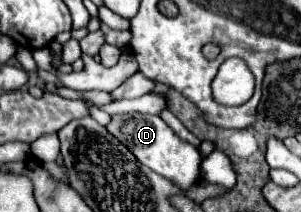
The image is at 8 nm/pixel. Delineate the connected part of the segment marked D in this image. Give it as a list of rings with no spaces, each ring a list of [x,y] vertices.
[[[124,113],[112,115],[110,123],[106,125],[108,133],[112,133],[120,143],[124,143],[140,163],[148,165],[156,173],[164,175],[166,179],[174,181],[178,187],[188,189],[198,181],[200,175],[200,153],[194,145],[182,141],[158,115],[144,115],[144,113]]]

